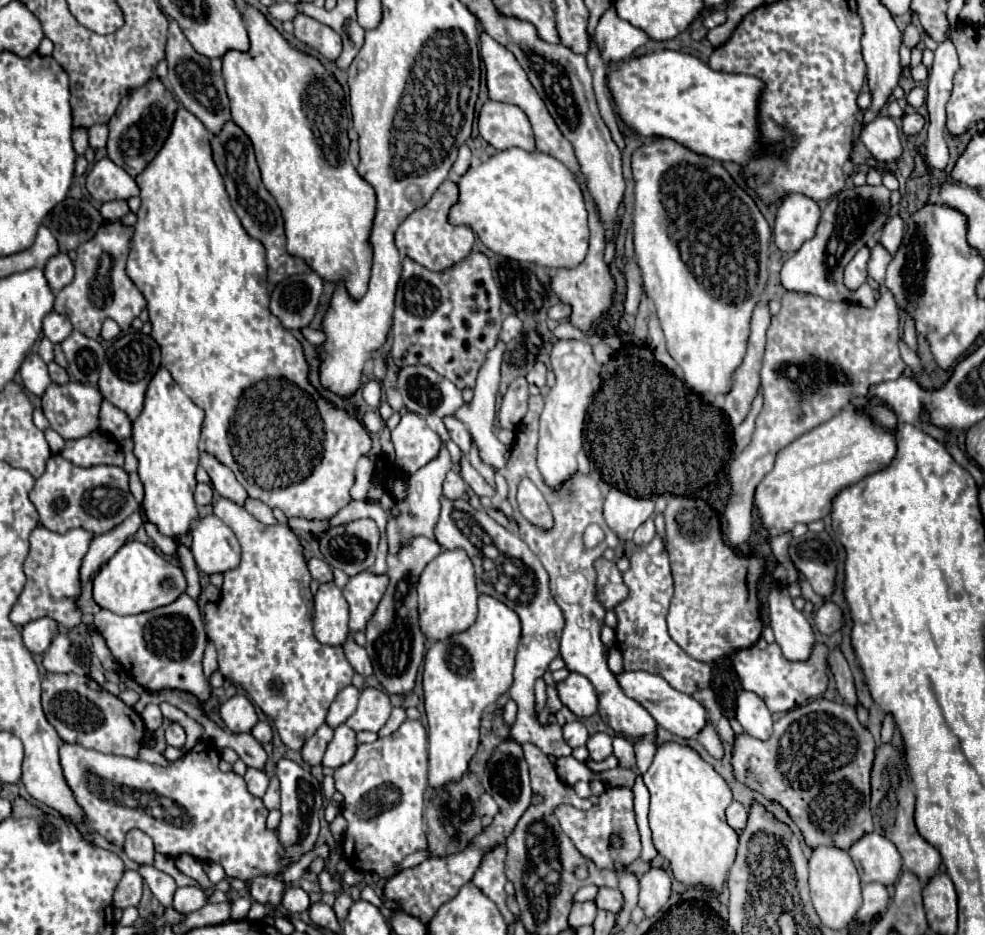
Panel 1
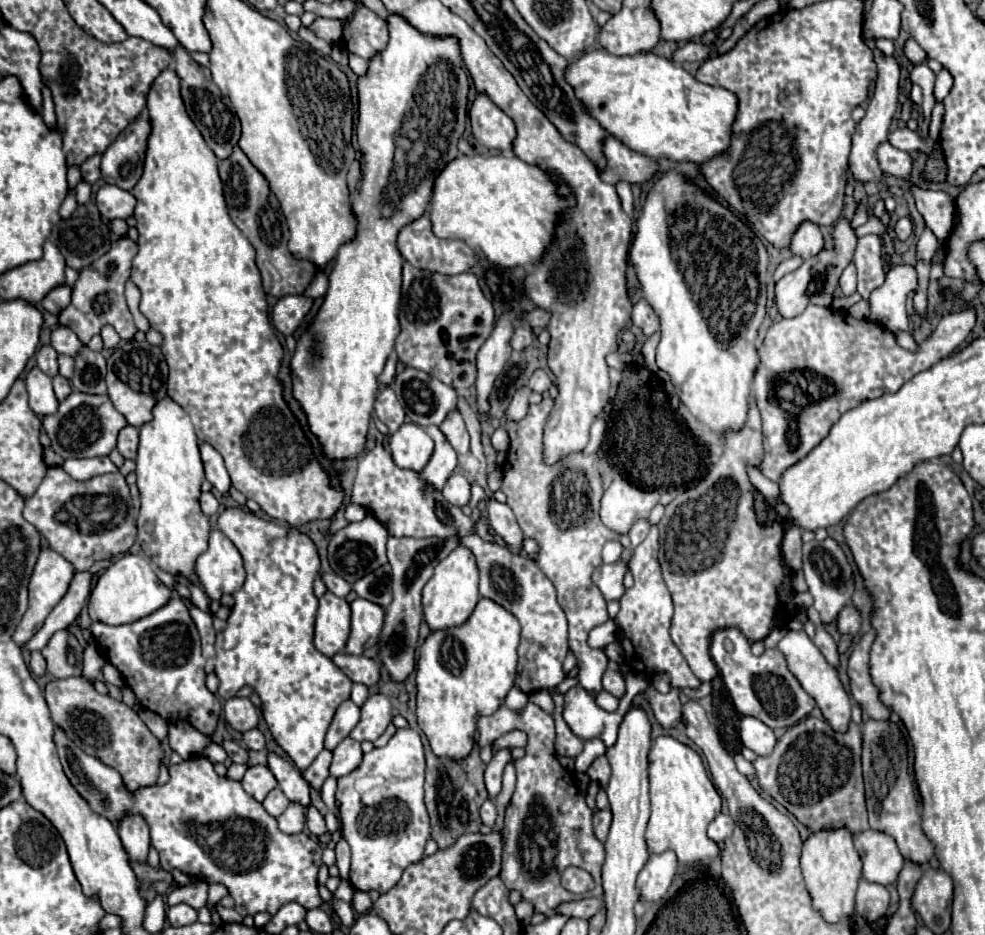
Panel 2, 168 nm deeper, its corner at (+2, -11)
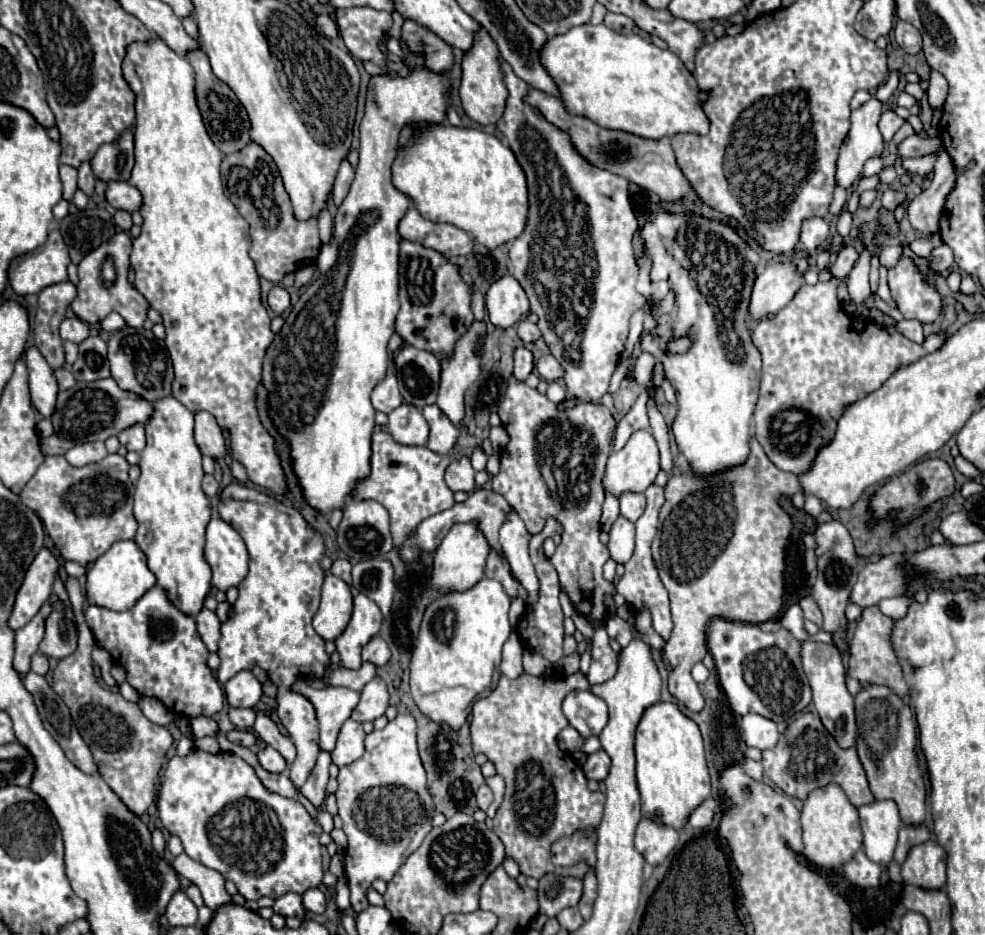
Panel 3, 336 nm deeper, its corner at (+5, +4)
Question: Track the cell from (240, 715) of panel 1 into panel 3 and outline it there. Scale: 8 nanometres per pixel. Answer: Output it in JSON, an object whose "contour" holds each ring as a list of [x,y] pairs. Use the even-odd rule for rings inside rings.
{"contour":[[[239,671],[233,679],[225,685],[225,697],[231,707],[245,707],[251,709],[261,699],[261,683],[253,677],[251,671]]]}

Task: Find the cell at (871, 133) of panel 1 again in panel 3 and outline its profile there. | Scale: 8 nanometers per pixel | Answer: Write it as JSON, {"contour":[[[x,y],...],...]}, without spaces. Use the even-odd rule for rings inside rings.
{"contour":[[[911,135],[897,145],[897,155],[899,157],[921,157],[921,155],[937,151],[939,147],[941,147],[939,137],[929,139],[929,137],[921,137],[921,135]]]}

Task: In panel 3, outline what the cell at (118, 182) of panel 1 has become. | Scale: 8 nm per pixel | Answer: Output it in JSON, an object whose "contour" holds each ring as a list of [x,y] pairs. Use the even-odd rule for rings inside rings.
{"contour":[[[109,181],[105,189],[105,197],[107,203],[113,205],[115,209],[125,209],[129,213],[141,207],[141,193],[125,181]]]}

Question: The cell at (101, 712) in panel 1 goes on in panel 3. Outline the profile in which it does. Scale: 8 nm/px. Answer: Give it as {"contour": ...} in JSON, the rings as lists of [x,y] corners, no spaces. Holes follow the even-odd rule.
{"contour":[[[75,577],[67,579],[67,591],[77,617],[79,647],[75,653],[71,653],[69,657],[57,663],[53,671],[51,689],[55,689],[55,693],[69,707],[73,723],[77,725],[83,741],[89,745],[93,753],[93,759],[99,767],[99,775],[107,781],[113,793],[127,805],[127,809],[131,809],[131,813],[141,817],[153,801],[153,783],[161,771],[165,753],[171,747],[173,737],[165,727],[147,721],[147,717],[143,717],[137,703],[131,703],[123,699],[119,691],[103,689],[97,683],[97,677],[93,671],[93,659],[91,659],[95,639],[81,611],[83,595],[79,591],[79,583]]]}

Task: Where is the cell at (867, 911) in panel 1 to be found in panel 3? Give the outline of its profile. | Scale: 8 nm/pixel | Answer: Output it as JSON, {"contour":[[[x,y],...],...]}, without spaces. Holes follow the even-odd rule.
{"contour":[[[861,849],[855,853],[855,857],[847,865],[843,865],[841,871],[845,871],[845,879],[849,883],[853,883],[853,885],[857,885],[861,889],[875,889],[875,887],[879,887],[881,867],[877,863],[869,861],[867,855]]]}

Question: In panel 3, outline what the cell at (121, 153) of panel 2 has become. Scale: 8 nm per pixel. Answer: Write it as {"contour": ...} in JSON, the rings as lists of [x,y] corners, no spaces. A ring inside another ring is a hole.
{"contour":[[[125,129],[117,141],[105,143],[91,159],[95,177],[103,181],[127,181],[131,177],[133,157],[133,131]]]}

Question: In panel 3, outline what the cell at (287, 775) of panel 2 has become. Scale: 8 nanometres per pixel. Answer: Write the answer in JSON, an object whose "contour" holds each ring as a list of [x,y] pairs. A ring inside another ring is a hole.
{"contour":[[[257,713],[257,721],[255,721],[253,729],[255,729],[257,737],[263,739],[273,749],[277,749],[283,755],[283,759],[287,761],[287,767],[291,767],[291,763],[295,761],[295,745],[291,743],[291,739],[281,735],[277,725],[263,713]]]}

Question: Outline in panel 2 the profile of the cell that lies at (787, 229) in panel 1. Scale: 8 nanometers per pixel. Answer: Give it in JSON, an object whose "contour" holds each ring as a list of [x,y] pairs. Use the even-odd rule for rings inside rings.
{"contour":[[[804,222],[804,224],[798,228],[798,232],[792,236],[792,242],[790,242],[790,250],[792,250],[796,256],[802,256],[804,260],[816,256],[822,248],[824,248],[822,232],[820,232],[820,228],[818,228],[816,224],[812,224],[812,222]]]}

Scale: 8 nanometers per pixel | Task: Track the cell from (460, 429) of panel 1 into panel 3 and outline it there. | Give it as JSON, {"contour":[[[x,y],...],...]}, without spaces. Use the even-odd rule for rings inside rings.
{"contour":[[[473,323],[471,329],[457,341],[453,357],[447,357],[441,367],[441,389],[437,397],[437,407],[451,419],[451,423],[461,429],[463,427],[463,395],[467,387],[479,375],[479,357],[473,353],[475,341],[485,335],[485,323]]]}

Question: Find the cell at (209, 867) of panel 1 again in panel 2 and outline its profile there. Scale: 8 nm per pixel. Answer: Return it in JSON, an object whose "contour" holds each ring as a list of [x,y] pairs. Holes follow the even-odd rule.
{"contour":[[[200,882],[196,886],[182,886],[182,888],[176,888],[172,894],[168,894],[168,904],[174,906],[180,902],[186,902],[194,910],[200,910],[202,906],[206,906],[206,898],[208,898],[206,892],[208,892],[206,882]]]}

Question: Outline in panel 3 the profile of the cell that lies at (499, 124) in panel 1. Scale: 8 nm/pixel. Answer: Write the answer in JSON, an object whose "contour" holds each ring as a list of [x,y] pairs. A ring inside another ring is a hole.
{"contour":[[[481,29],[475,37],[475,45],[463,57],[463,77],[461,77],[461,103],[469,119],[477,121],[479,125],[495,125],[505,111],[507,105],[507,89],[503,85],[503,73],[499,69],[499,51],[495,41],[489,37],[485,29]]]}

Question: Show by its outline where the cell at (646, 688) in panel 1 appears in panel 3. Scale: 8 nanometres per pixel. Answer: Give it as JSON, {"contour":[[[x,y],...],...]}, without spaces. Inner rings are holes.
{"contour":[[[595,629],[593,637],[593,659],[587,673],[587,681],[591,685],[599,685],[615,677],[615,661],[617,653],[609,647],[609,637],[605,629]]]}

